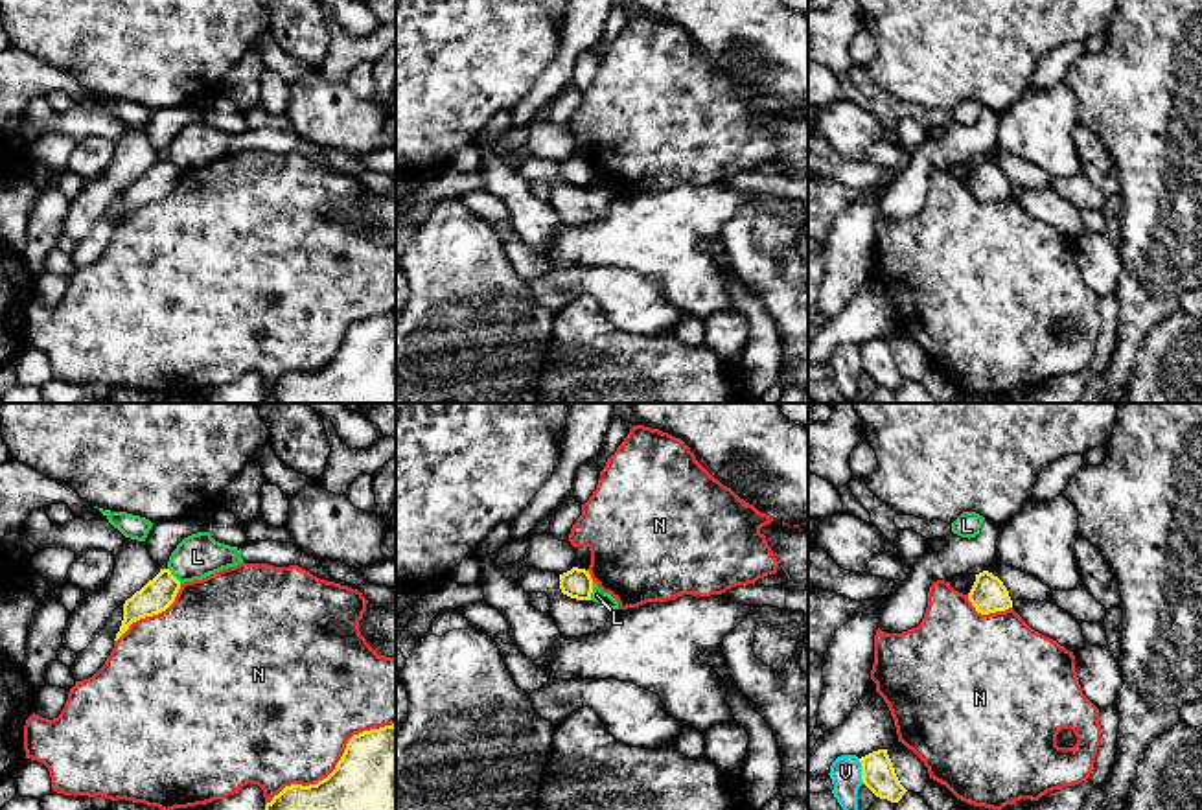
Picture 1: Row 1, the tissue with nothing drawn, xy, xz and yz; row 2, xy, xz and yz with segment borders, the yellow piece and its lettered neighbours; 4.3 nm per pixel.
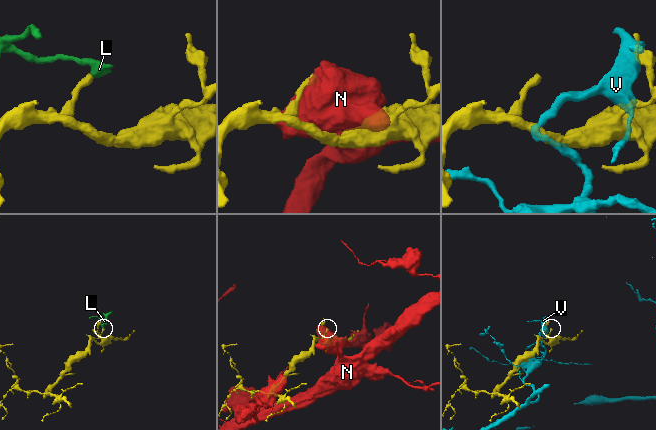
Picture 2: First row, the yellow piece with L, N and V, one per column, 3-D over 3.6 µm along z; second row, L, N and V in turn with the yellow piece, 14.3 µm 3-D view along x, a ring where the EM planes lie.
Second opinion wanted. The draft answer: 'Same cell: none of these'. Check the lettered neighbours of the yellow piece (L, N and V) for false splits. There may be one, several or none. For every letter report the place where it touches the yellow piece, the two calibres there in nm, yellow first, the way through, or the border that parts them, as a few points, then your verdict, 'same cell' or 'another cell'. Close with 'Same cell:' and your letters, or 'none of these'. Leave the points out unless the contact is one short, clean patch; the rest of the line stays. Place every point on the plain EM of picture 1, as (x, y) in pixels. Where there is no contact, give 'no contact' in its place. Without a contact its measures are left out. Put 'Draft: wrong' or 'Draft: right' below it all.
L: meets yellow in xz at (591, 179); 130 nm thick on the yellow side, 60 nm on the other; border along xz (593, 170), (589, 186); another cell
N: meets yellow in xy at (335, 354); 500 nm thick on the yellow side, 480 nm on the other; another cell
V: meets yellow in yz at (862, 359); 150 nm thick on the yellow side, 140 nm on the other; another cell
Same cell: none of these
Draft: right

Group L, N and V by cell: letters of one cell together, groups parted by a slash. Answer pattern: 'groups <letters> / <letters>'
groups L / N / V

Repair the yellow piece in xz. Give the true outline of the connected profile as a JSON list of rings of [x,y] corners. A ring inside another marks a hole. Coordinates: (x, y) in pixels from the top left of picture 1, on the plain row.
[[[572,155],[571,158],[560,162],[560,177],[571,186],[591,188],[593,166],[589,158]]]

